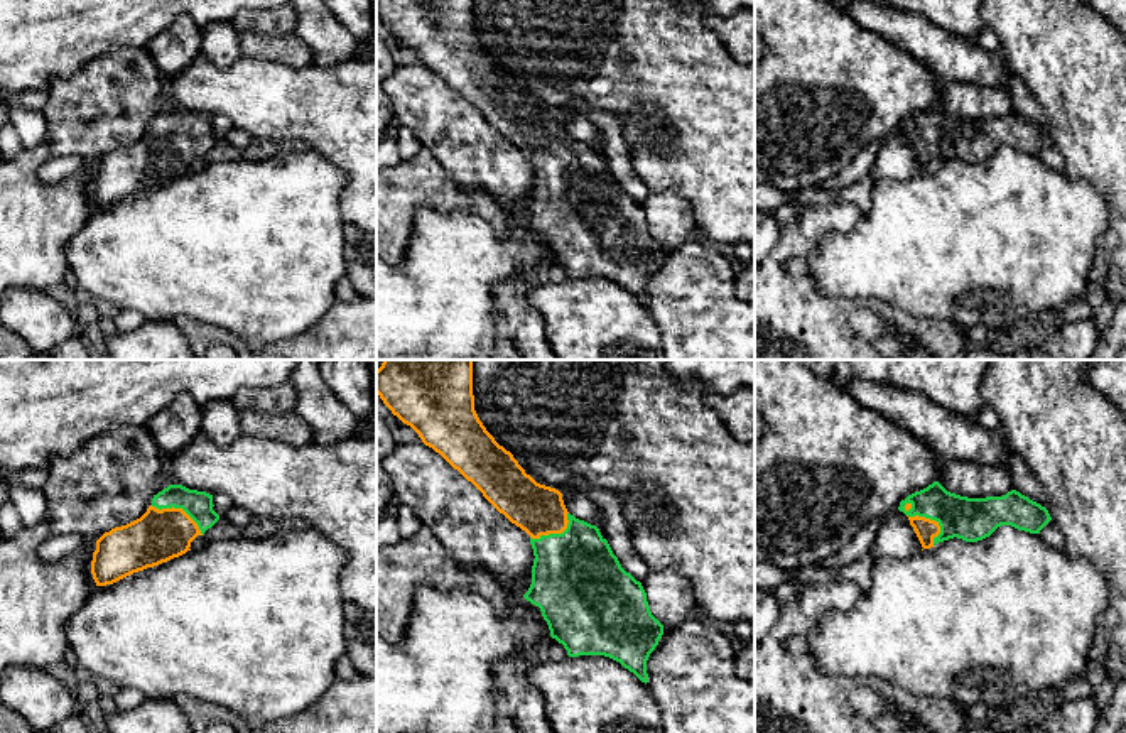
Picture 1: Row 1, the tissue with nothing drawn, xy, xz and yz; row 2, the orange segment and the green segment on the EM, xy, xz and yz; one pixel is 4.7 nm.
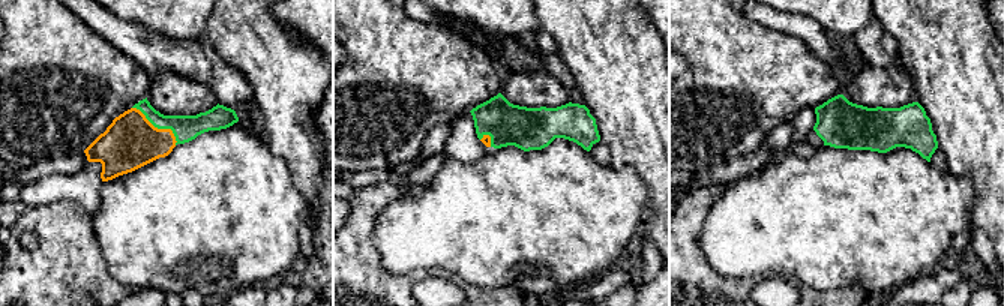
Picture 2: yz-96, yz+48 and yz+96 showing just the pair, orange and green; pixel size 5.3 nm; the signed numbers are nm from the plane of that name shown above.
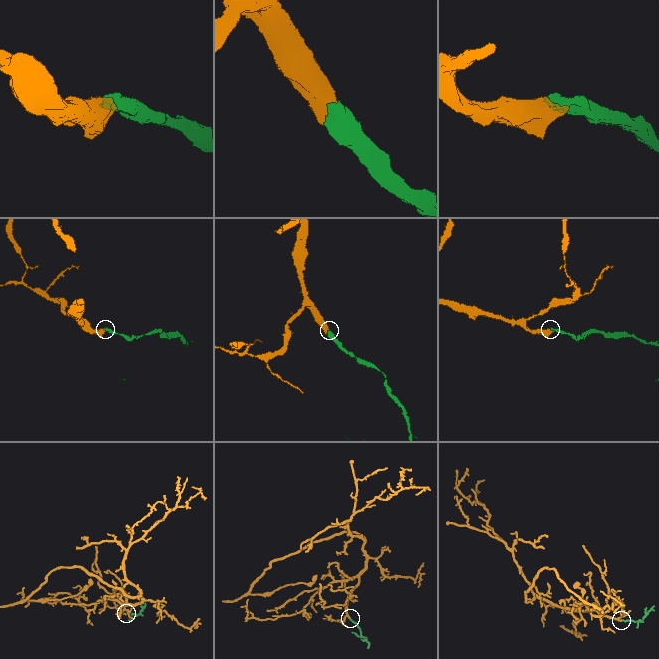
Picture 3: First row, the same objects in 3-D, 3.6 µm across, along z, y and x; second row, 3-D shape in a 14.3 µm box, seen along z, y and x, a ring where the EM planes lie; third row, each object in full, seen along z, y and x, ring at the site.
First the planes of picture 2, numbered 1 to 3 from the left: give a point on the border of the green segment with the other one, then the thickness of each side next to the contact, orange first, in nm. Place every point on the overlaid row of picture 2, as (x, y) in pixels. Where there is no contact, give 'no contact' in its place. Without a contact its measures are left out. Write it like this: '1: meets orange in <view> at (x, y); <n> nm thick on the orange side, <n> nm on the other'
1: meets orange in yz-96 at (159, 129); 300 nm thick on the orange side, 140 nm on the other
2: meets orange in yz+48 at (489, 138); 50 nm thick on the orange side, 220 nm on the other
3: no contact

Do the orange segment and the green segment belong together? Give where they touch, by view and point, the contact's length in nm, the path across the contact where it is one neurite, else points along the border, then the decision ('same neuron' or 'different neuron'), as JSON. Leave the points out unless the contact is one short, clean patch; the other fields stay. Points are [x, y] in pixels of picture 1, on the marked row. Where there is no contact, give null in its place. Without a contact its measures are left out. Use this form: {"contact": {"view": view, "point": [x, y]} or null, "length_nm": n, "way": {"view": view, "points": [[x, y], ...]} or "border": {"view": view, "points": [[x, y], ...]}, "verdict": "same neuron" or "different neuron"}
{"contact": {"view": "yz", "point": [927, 519]}, "length_nm": 240, "verdict": "same neuron"}

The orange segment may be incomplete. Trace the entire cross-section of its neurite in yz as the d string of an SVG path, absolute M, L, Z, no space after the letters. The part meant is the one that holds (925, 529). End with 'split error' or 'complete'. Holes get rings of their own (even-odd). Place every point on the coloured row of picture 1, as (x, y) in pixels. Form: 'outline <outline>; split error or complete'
outline M939 481L908 495L898 510L908 517L923 549L954 537L977 542L1001 525L1040 534L1052 520L1045 507L1016 490L1003 497L967 498L947 491Z; split error

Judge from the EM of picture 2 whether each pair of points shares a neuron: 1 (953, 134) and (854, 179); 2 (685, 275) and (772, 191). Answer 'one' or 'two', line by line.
1: two
2: two

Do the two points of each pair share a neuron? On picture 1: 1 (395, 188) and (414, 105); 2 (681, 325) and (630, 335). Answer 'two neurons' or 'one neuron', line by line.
1: two neurons
2: two neurons

